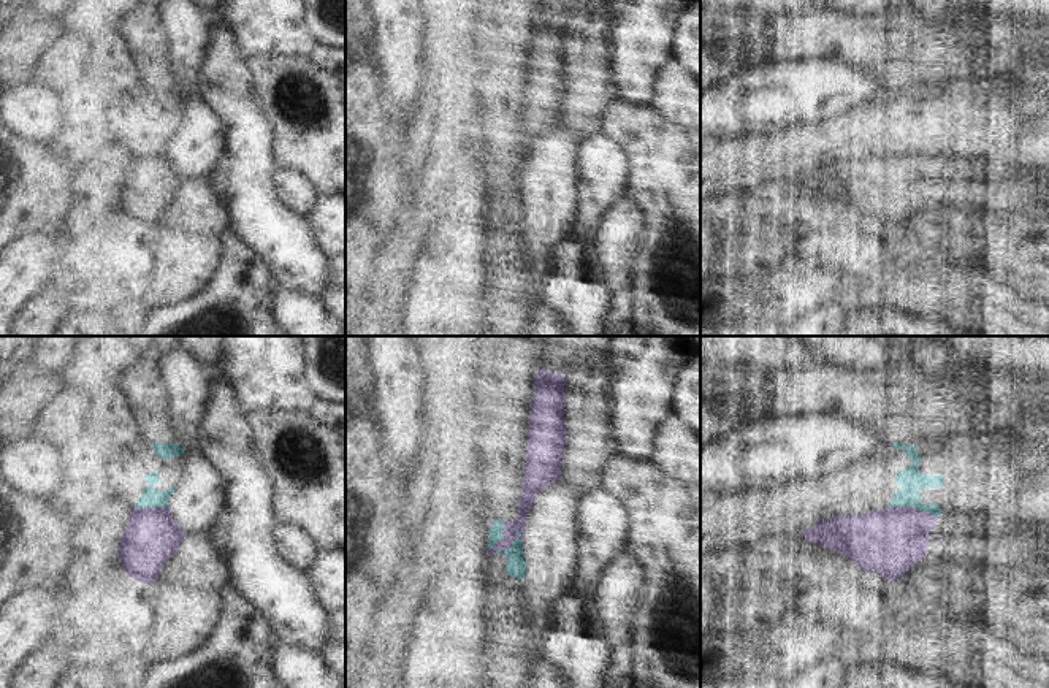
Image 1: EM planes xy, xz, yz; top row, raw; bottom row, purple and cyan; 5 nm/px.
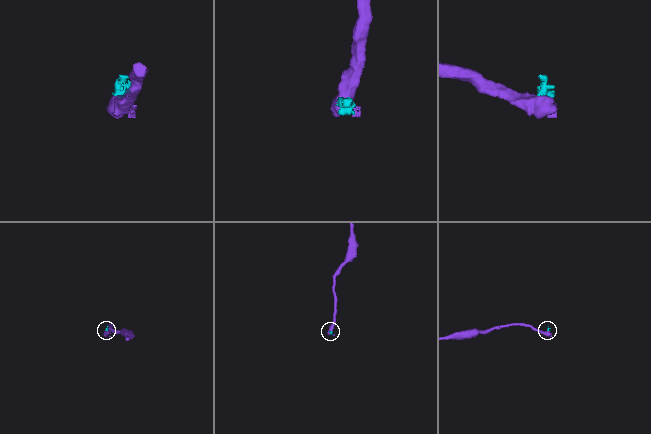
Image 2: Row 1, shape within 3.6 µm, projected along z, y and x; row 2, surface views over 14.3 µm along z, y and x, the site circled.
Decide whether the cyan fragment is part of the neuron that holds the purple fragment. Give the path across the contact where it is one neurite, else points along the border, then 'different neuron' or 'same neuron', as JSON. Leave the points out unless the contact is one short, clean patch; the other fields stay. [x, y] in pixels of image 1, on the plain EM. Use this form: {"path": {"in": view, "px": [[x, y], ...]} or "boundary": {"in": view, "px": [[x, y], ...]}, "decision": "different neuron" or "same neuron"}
{"boundary": {"in": "yz", "px": [[888, 151], [911, 151], [935, 162]]}, "decision": "different neuron"}

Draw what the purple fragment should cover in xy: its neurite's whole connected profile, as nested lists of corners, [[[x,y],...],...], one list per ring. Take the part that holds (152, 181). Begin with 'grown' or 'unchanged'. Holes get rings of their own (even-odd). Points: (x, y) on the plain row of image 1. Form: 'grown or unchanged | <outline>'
unchanged | [[[168,152],[135,154],[120,182],[117,204],[132,224],[151,228],[184,182]]]

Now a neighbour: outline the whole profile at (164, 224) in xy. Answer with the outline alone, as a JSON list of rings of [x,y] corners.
[[[198,178],[181,185],[177,198],[162,211],[152,228],[158,233],[181,230],[222,238],[231,228],[231,214],[212,179]]]

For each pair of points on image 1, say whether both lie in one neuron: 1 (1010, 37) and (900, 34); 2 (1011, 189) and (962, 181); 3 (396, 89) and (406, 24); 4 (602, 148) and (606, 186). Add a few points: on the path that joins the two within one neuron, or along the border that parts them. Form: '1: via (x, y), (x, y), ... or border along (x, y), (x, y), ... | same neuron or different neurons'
1: border along (908, 16), (927, 22), (938, 43) | different neurons
2: via (999, 186), (975, 184) | same neuron
3: via (398, 73), (398, 40) | same neuron
4: via (602, 157), (606, 176) | same neuron

